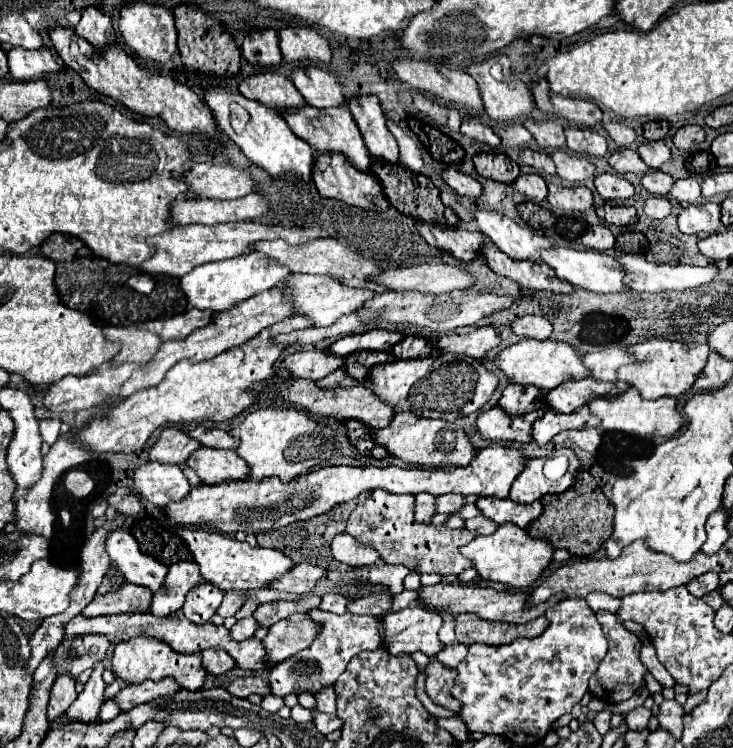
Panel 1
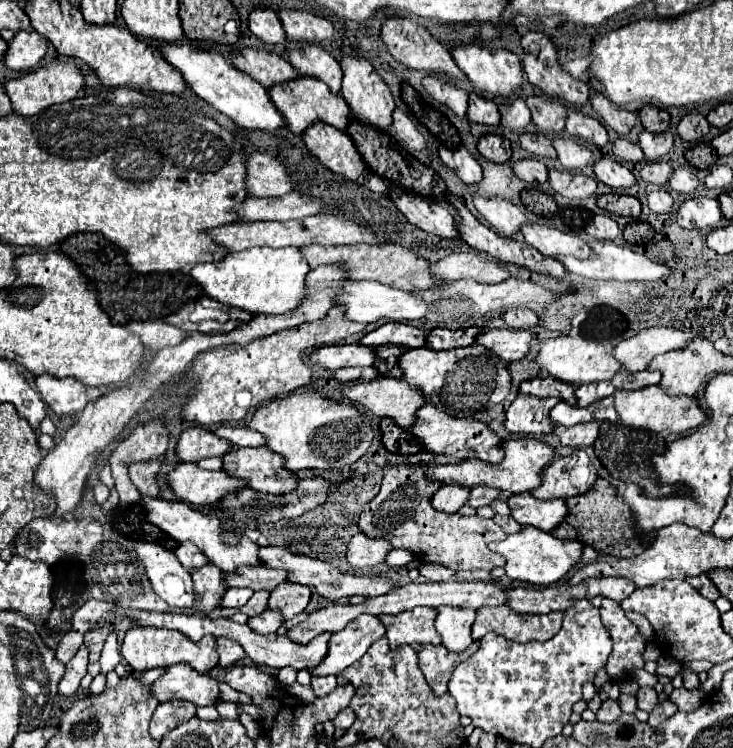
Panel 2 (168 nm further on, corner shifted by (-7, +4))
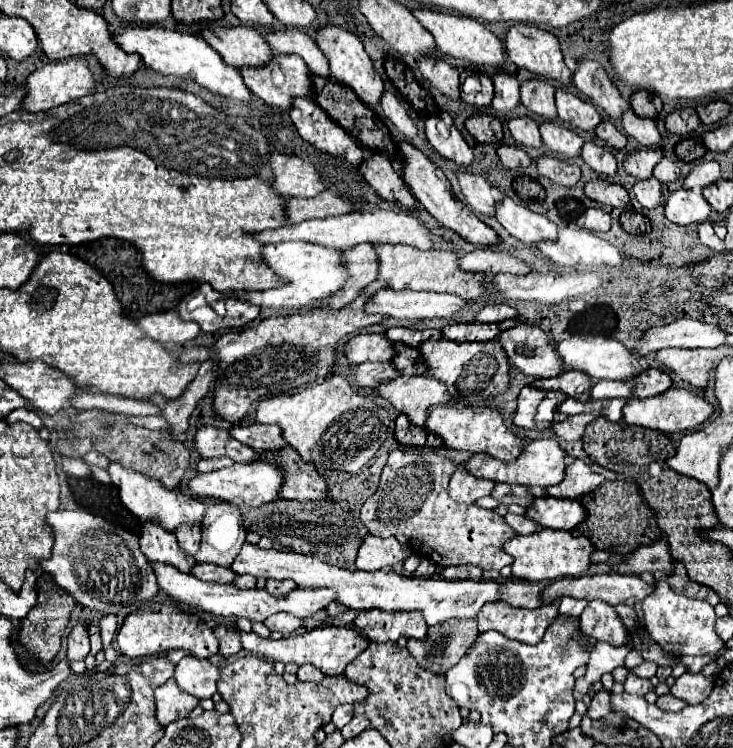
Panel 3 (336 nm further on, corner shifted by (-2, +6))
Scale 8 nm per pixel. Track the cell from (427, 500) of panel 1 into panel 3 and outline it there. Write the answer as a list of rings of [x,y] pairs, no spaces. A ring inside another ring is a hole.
[[[462,466],[456,468],[450,486],[448,486],[448,494],[450,498],[454,498],[456,502],[464,502],[464,504],[474,504],[478,498],[488,496],[494,490],[494,482],[490,480],[480,480],[476,476],[472,476],[470,472],[466,472]]]

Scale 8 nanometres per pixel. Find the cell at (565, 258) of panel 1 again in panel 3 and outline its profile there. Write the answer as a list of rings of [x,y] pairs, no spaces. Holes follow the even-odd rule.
[[[508,196],[496,204],[496,220],[520,242],[536,244],[540,240],[554,240],[558,236],[558,226],[550,222],[546,216],[536,214]]]

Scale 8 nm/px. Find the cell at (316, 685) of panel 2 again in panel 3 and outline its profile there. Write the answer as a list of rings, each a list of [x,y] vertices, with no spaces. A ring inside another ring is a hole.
[[[302,664],[302,666],[298,666],[296,676],[298,676],[298,680],[302,680],[302,682],[320,682],[320,680],[324,678],[324,674],[322,674],[316,666],[312,666],[312,664]]]

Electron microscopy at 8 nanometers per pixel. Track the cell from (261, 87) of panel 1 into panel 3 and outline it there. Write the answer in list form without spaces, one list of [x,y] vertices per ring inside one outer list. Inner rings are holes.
[[[252,26],[204,28],[200,36],[234,68],[262,66],[272,58],[270,46]]]

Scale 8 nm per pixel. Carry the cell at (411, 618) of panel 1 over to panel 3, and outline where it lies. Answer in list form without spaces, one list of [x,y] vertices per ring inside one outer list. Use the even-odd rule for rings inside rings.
[[[360,612],[354,618],[354,626],[362,630],[362,636],[370,642],[396,642],[398,638],[424,640],[428,626],[420,612]]]

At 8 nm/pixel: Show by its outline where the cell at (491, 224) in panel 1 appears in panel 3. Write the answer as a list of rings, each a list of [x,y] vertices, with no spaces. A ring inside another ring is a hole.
[[[458,172],[458,184],[462,188],[462,194],[466,202],[472,206],[472,210],[480,214],[494,216],[494,204],[502,200],[502,192],[494,188],[486,178],[472,172]]]

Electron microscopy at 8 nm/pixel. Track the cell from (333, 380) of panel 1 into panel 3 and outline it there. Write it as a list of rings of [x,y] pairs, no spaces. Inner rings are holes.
[[[364,362],[356,366],[354,372],[354,380],[358,386],[362,388],[378,388],[382,382],[394,380],[398,378],[398,370],[394,370],[394,364],[386,364],[386,362]]]

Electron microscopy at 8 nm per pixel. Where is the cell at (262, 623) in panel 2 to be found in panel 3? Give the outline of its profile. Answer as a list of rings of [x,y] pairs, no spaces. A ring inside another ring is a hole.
[[[280,612],[280,614],[274,614],[274,616],[266,618],[264,624],[266,624],[272,632],[282,632],[284,636],[294,634],[294,632],[298,632],[298,630],[304,626],[300,618],[296,618],[296,616],[292,616],[292,614],[286,614],[286,612]]]

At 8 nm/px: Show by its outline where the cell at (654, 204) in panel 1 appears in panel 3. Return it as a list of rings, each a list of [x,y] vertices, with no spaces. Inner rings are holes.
[[[652,176],[646,180],[634,182],[634,196],[644,208],[654,208],[662,200],[662,184]]]

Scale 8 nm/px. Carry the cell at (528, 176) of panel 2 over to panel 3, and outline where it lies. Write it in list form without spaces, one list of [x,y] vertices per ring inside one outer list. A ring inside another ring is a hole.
[[[500,146],[496,152],[498,152],[498,158],[500,158],[502,166],[510,168],[510,170],[526,168],[532,162],[530,156],[522,148],[518,148],[518,146]]]

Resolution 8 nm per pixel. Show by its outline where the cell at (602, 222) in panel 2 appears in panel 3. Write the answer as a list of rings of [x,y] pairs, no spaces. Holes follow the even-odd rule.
[[[588,208],[580,218],[578,224],[592,232],[608,232],[610,230],[610,214],[602,208]]]

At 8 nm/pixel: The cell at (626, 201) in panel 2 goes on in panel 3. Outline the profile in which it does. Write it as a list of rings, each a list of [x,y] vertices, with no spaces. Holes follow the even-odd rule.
[[[590,180],[584,186],[584,192],[590,200],[610,206],[610,208],[624,208],[628,204],[628,192],[620,184],[612,184],[608,180]]]

